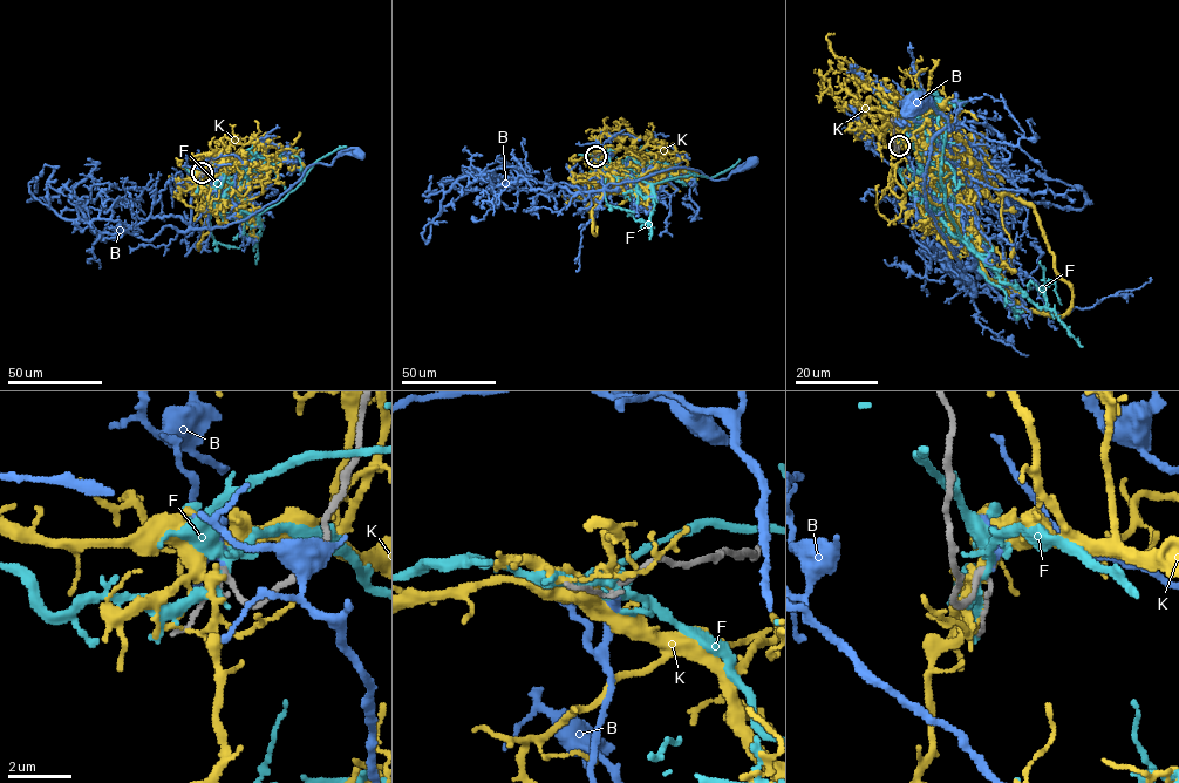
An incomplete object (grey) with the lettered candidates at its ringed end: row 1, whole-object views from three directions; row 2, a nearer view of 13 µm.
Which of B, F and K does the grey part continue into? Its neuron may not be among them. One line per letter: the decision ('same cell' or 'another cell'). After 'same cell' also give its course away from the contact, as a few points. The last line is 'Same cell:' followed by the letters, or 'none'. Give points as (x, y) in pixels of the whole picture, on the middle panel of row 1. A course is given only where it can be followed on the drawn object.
B: same cell; it runs (595, 156), (597, 184), (585, 188), (584, 192), (680, 167), (699, 170), (711, 179), (726, 178), (752, 163)
F: another cell
K: another cell
Same cell: B

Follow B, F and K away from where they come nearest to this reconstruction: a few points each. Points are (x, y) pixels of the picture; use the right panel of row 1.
B: (899, 145), (935, 140), (969, 177), (978, 267), (959, 265), (926, 204), (931, 141), (952, 126), (915, 103)
F: (899, 147), (922, 149), (928, 159), (921, 184), (960, 238), (940, 177), (946, 120), (906, 89)
K: (898, 147), (905, 142), (920, 143), (940, 161), (926, 137), (910, 120), (863, 82), (857, 84), (829, 41)

